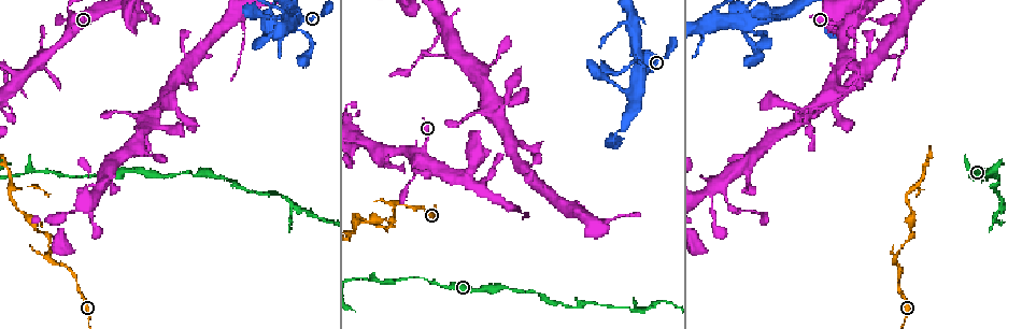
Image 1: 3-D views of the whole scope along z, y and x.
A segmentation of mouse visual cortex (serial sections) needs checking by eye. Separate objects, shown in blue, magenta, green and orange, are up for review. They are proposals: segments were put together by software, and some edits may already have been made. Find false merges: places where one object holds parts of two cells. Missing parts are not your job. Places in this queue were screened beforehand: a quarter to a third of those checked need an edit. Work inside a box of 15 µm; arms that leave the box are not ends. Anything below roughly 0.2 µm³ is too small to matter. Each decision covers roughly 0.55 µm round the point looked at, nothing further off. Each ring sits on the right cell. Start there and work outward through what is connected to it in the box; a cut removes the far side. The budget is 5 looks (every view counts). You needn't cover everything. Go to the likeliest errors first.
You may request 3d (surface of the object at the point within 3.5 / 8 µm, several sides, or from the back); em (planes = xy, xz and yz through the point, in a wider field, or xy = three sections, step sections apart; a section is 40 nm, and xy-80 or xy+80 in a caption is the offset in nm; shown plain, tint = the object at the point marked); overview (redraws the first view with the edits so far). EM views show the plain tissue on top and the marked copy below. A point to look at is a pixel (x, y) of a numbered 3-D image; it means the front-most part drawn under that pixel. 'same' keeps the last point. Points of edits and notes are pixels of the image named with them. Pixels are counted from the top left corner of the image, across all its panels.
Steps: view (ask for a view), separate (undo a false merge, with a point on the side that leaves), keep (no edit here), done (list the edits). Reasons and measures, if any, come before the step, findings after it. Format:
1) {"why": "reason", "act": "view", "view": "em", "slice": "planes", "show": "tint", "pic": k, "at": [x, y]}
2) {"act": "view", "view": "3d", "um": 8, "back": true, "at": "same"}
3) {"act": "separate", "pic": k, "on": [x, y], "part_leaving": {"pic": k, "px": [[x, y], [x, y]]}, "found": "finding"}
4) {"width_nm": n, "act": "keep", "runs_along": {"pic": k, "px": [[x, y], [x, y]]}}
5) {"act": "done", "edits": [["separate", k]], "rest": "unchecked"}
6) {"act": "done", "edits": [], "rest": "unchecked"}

{"why": "thin neck", "act": "view", "view": "3d", "um": 8, "pic": 1, "at": [994, 188]}

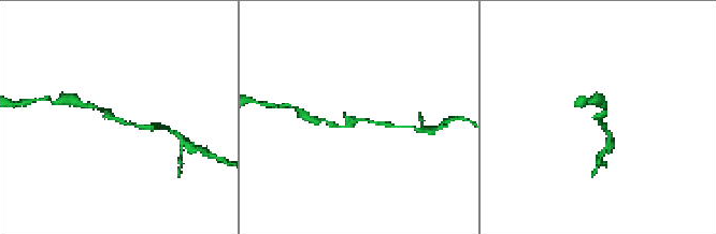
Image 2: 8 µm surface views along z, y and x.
{"arm_widths_nm": [150, 150], "act": "view", "view": "em", "slice": "xy", "step": 3, "show": "tint", "pic": 2, "at": [123, 120]}

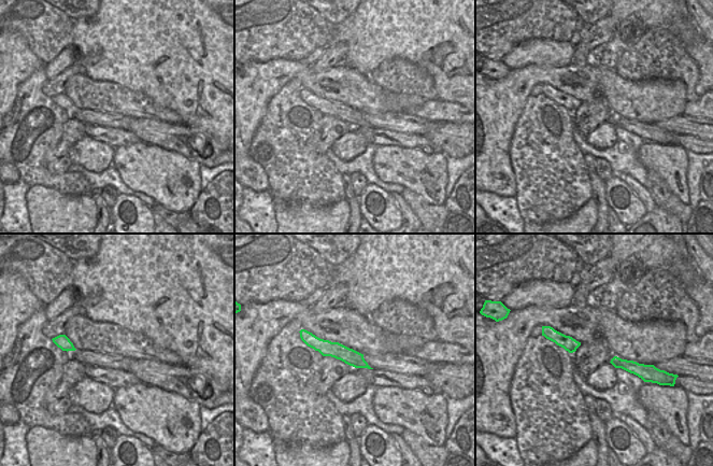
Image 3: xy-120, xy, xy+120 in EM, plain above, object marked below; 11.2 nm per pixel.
{"act": "keep", "runs_along": {"pic": 2, "px": [[98, 107], [125, 123], [153, 128]]}, "found": "continuous, no second cell"}

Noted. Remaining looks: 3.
{"why": "thin neck", "act": "view", "view": "3d", "um": 3.5, "pic": 1, "at": [50, 251]}

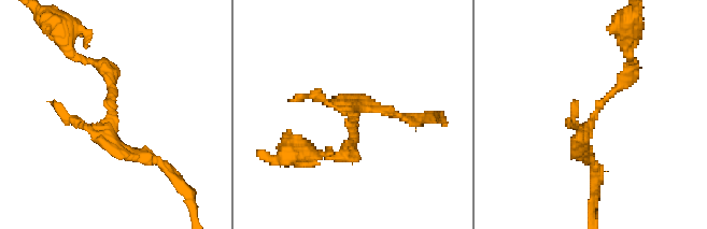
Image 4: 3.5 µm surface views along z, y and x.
{"act": "view", "view": "em", "slice": "xy", "step": 5, "show": "tint", "pic": 4, "at": [355, 119]}

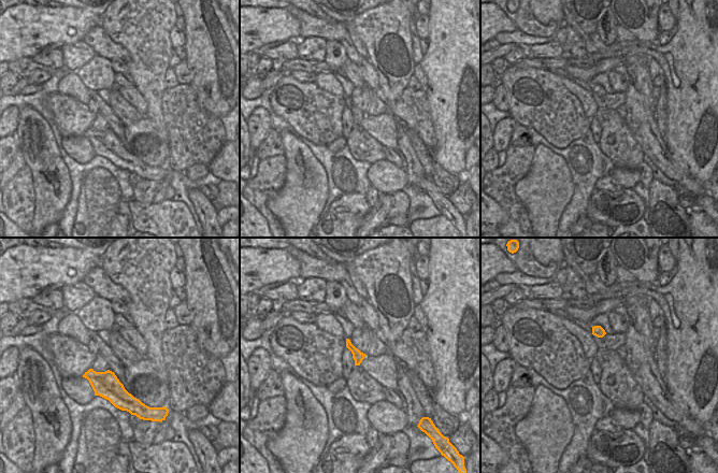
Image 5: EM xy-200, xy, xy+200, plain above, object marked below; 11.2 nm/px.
{"act": "view", "view": "em", "slice": "xy", "step": 1, "show": "tint", "at": "same"}

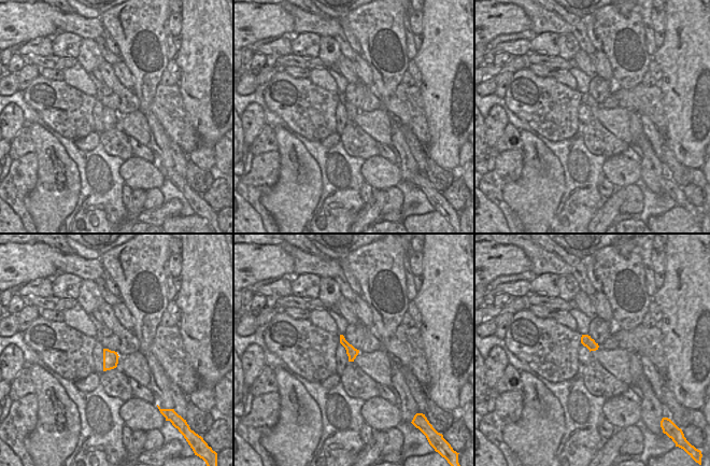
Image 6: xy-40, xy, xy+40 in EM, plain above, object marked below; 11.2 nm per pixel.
{"act": "keep", "runs_along": {"pic": 4, "px": [[145, 158], [109, 139], [112, 86], [93, 62]]}, "found": "continuous, no second cell"}

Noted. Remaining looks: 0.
{"act": "done", "edits": [], "rest": "unchecked"}

